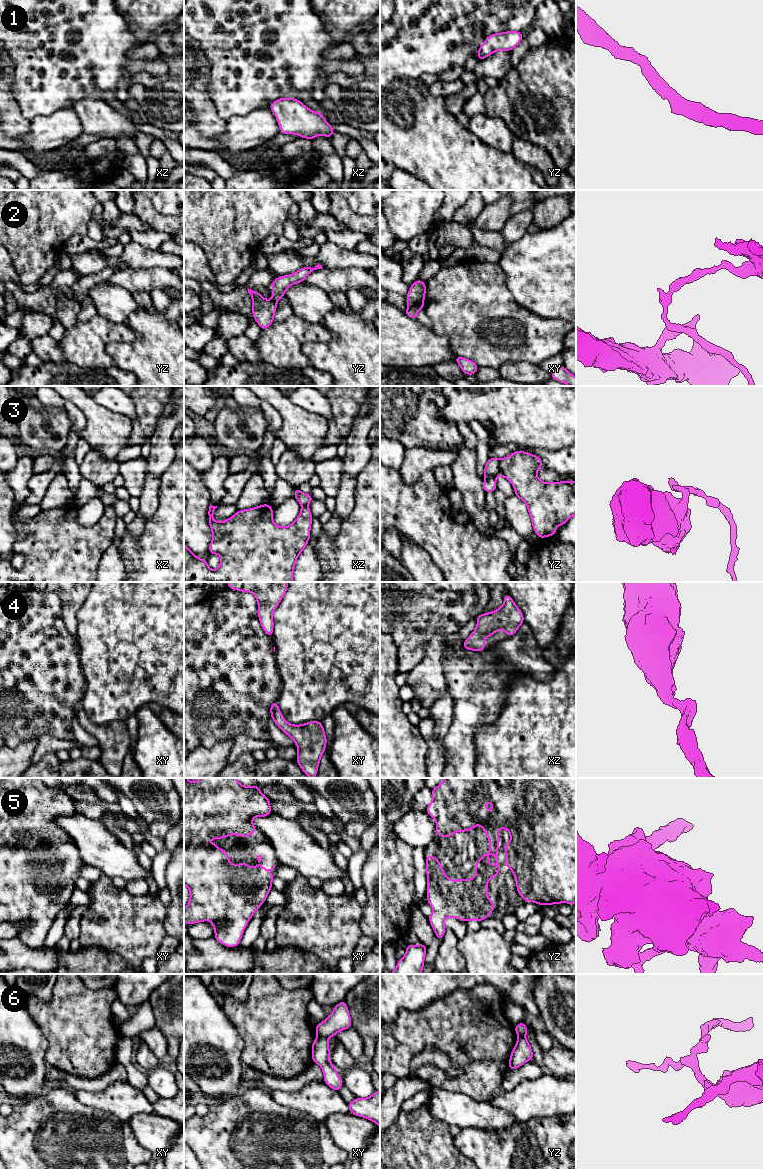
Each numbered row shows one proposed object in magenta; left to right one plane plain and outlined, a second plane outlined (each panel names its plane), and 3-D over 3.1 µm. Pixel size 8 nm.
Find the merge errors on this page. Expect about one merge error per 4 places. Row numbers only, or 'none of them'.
2, 3, 6

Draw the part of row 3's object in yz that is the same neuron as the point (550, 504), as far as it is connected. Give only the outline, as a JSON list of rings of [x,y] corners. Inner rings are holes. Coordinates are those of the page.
[[[516,451],[509,456],[500,459],[499,469],[501,476],[508,479],[514,487],[515,496],[523,500],[528,508],[534,532],[539,538],[546,538],[555,535],[557,526],[563,526],[567,520],[576,515],[576,481],[543,482],[537,476],[540,467],[545,466],[542,460],[529,452]]]

